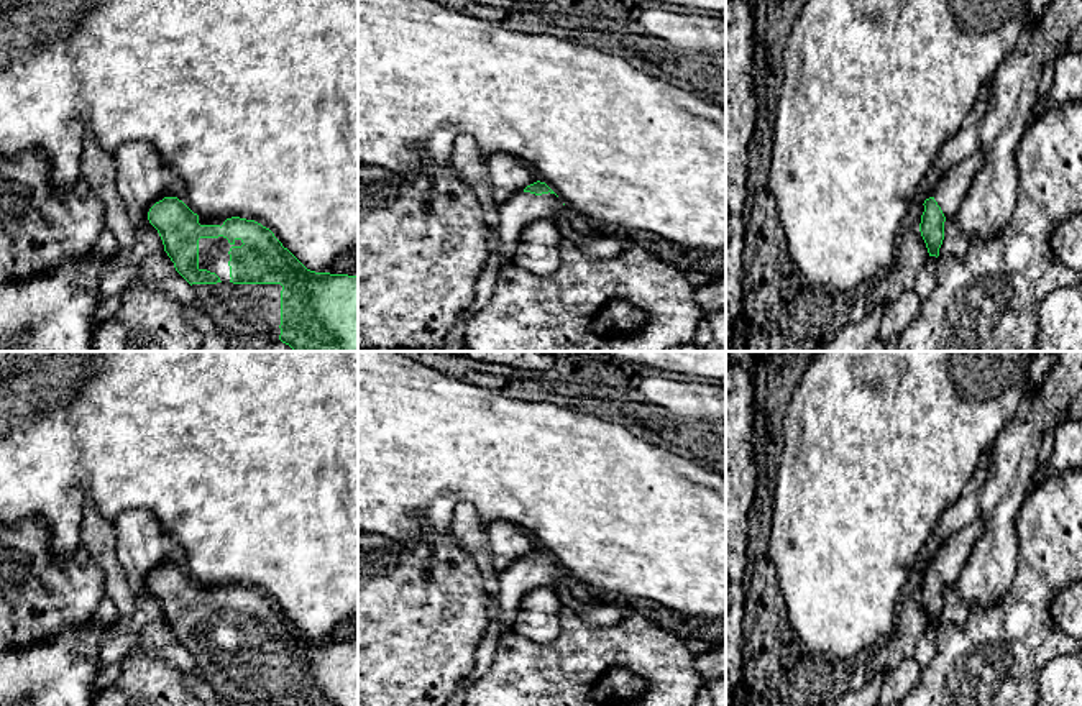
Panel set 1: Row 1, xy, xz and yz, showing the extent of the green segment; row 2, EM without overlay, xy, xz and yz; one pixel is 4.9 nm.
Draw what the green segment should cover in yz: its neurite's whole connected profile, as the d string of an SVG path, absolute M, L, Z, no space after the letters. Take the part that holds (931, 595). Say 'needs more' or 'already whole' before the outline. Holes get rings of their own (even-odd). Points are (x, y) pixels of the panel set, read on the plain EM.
needs more; M982 517L975 519L949 539L949 542L934 555L931 565L924 568L919 599L929 624L939 624L939 616L944 607L944 589L957 583L980 535Z

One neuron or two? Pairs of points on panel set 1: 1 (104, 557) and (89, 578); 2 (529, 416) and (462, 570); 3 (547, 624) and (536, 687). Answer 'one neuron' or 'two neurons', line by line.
1: two neurons
2: two neurons
3: two neurons

